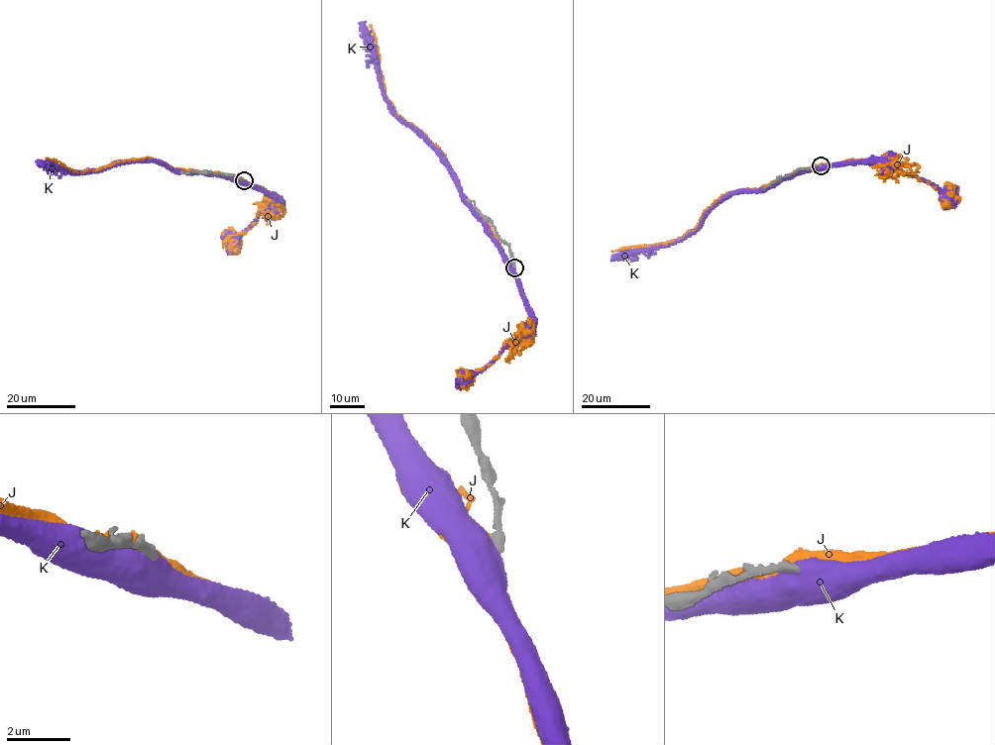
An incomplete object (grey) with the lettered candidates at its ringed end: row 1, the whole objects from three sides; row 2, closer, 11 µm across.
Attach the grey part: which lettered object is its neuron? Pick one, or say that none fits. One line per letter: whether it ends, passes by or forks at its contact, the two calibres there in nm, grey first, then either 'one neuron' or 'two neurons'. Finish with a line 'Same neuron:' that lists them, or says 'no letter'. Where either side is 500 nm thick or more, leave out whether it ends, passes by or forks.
J: 300/600 nm | two neurons
K: 280/700 nm | two neurons
Same neuron: no letter

